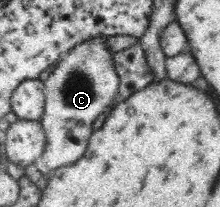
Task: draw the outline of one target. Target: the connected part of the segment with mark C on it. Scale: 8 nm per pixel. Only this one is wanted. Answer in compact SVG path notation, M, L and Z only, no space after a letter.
M94 36L61 56L44 81L45 106L41 125L46 135L44 152L34 160L42 174L52 173L60 167L80 160L86 152L88 138L93 133L93 122L113 104L119 90L119 78L113 61L113 50L106 45L106 36Z

